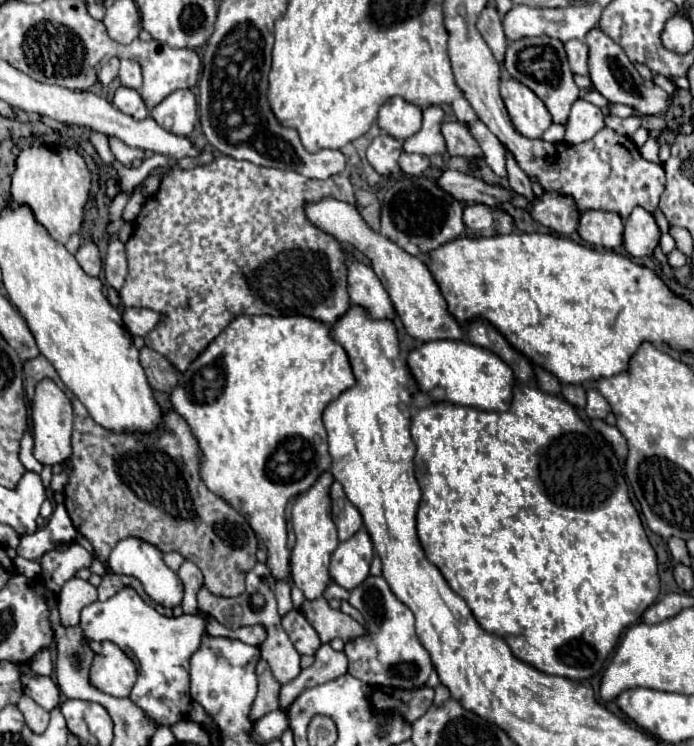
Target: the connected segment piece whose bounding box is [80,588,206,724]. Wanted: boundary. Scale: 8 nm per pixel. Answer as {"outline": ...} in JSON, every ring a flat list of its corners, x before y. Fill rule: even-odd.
{"outline":[[122,588,106,602,94,602,82,610,80,626,90,640,110,640,138,660,140,678,130,700,146,712,154,724,176,724,188,716,190,704,190,656,206,634,206,614,162,616,144,602,134,588]]}

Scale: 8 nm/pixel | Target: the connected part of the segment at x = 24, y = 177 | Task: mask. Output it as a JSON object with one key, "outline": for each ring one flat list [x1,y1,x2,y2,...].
{"outline":[[30,146,20,152,16,160,16,172,12,176,12,200,16,204,30,206,38,224,42,224,48,234,66,244,68,238,78,232,84,216,84,204,88,200,90,170,84,158,74,150,52,152,46,146]]}

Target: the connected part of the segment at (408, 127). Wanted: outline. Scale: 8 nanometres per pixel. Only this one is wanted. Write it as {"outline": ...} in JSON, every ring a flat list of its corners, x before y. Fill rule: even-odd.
{"outline":[[400,96,390,98,378,114,378,126,398,140,406,140,422,126,422,108]]}

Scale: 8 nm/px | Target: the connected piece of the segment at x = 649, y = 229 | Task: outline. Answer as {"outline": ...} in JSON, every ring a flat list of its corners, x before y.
{"outline":[[634,208,628,220,624,222,624,248,630,256,642,258,652,256,658,246,660,228,650,212,644,208]]}

